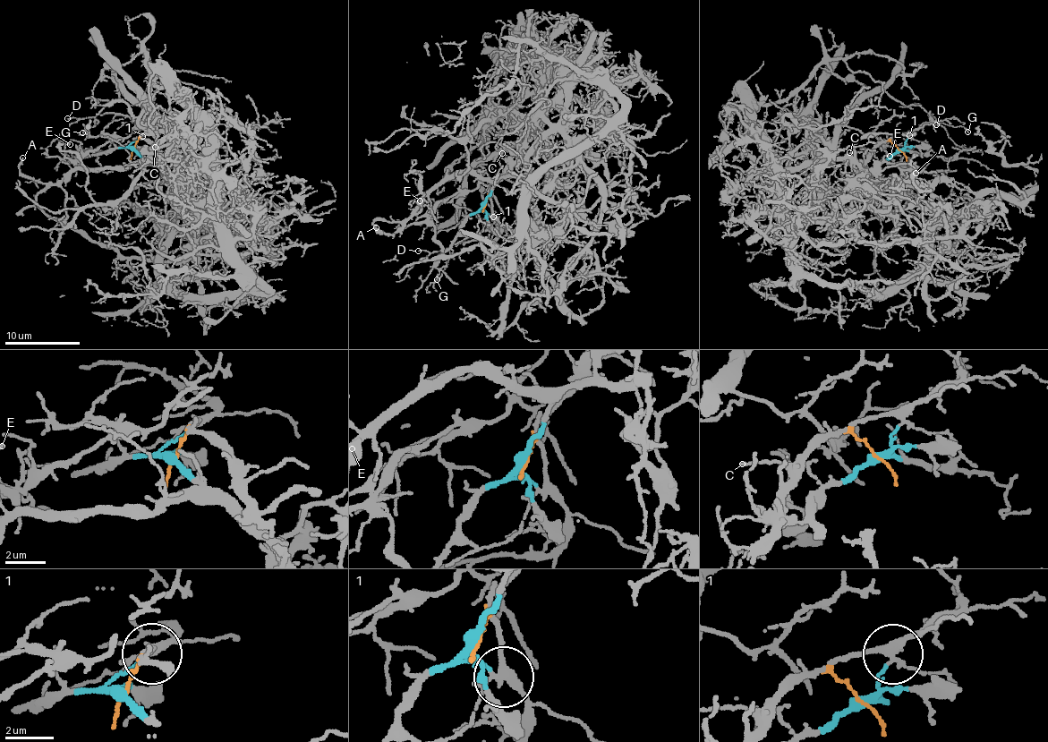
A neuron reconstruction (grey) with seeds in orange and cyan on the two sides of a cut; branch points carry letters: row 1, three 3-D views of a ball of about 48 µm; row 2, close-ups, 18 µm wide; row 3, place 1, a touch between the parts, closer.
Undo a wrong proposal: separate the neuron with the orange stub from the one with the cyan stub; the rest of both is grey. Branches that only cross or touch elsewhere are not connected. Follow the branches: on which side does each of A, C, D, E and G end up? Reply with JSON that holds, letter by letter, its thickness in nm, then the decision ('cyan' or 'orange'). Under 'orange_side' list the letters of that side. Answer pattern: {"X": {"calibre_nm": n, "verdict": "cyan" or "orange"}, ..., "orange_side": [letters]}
{"A": {"calibre_nm": 190, "verdict": "cyan"}, "C": {"calibre_nm": 120, "verdict": "orange"}, "D": {"calibre_nm": 110, "verdict": "orange"}, "E": {"calibre_nm": 130, "verdict": "cyan"}, "G": {"calibre_nm": 150, "verdict": "orange"}, "orange_side": ["C", "D", "G"]}

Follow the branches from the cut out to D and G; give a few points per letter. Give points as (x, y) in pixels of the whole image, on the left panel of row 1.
D: (132, 149), (140, 135), (149, 132), (141, 123), (114, 113), (67, 119)
G: (132, 149), (140, 135), (149, 132), (141, 123), (121, 115), (104, 113), (96, 117), (97, 124), (82, 132)

